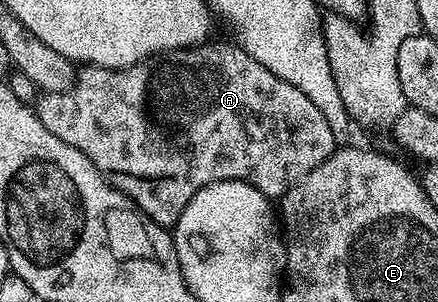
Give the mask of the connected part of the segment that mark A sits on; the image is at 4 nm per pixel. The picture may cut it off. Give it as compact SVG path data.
M210 42L186 47L180 54L164 52L152 57L150 61L144 60L127 66L123 70L84 65L78 71L70 90L65 90L60 94L44 93L43 99L40 97L33 106L41 124L45 124L45 128L49 128L49 132L53 132L53 136L57 136L57 140L65 140L65 144L77 148L77 152L84 154L98 168L105 181L114 190L121 191L123 195L131 199L158 226L174 227L175 223L179 221L181 212L185 212L189 200L193 200L193 196L197 196L197 192L201 192L201 188L214 182L247 182L253 188L261 191L266 198L282 199L283 193L292 184L306 176L313 168L317 168L317 164L324 162L337 149L333 131L329 129L329 120L325 120L325 116L321 116L317 104L313 104L313 100L309 100L309 96L305 96L305 92L301 92L301 88L293 88L293 84L273 76L273 72L269 72L269 68L257 64L257 60L253 60L253 56L249 56L238 45L226 46L223 42Z

